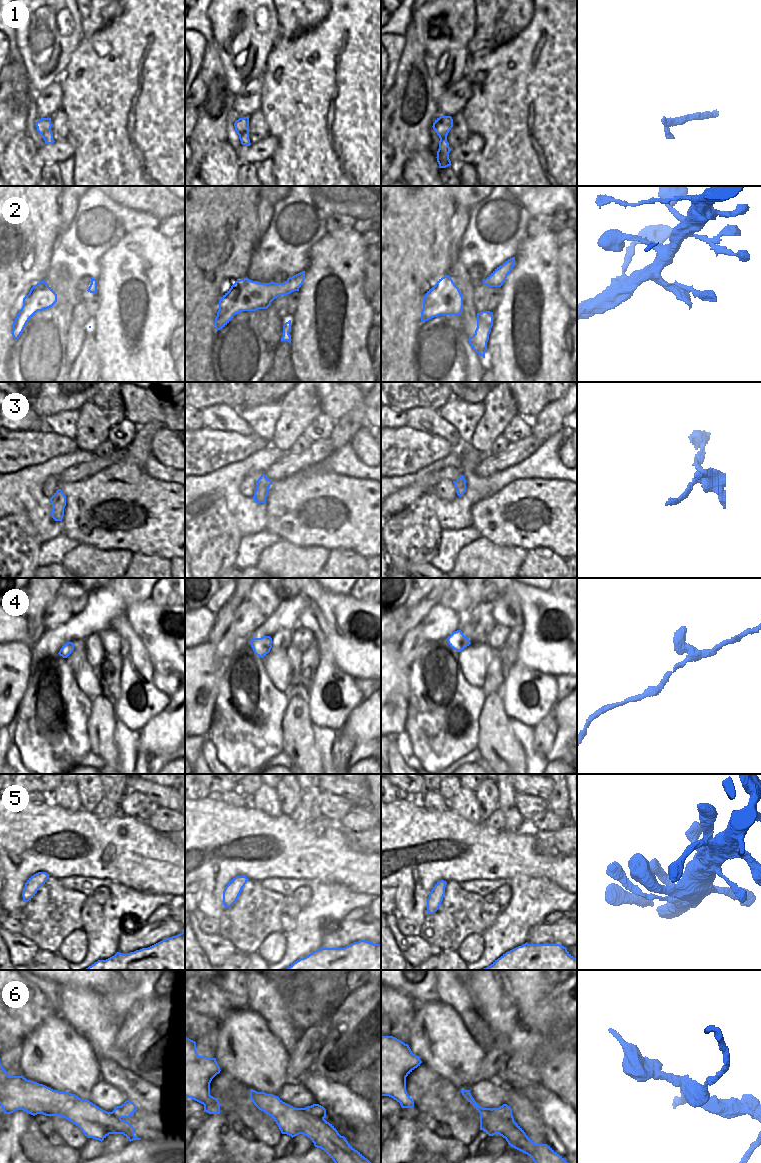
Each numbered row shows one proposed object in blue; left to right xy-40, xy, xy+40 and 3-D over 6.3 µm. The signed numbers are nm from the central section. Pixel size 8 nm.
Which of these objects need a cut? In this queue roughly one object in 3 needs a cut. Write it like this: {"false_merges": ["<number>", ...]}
{"false_merges": ["1", "6"]}

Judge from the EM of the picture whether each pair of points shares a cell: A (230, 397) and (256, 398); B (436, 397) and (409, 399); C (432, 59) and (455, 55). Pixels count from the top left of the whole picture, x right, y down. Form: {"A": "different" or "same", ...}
{"A": "different", "B": "same", "C": "same"}

